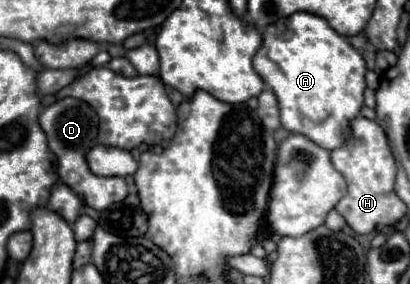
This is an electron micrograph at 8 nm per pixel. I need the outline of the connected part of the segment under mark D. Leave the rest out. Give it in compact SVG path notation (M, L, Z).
M63 98L55 104L51 104L49 108L45 108L39 116L39 124L41 130L47 136L49 142L49 150L57 156L59 160L59 176L61 180L75 190L75 194L83 194L87 206L95 208L95 210L107 210L111 204L121 202L123 198L127 198L127 184L123 178L101 178L91 174L87 162L85 162L85 154L87 148L95 146L95 136L97 136L97 124L99 120L95 118L95 112L91 110L91 106L87 106L85 102L77 100L77 98Z

